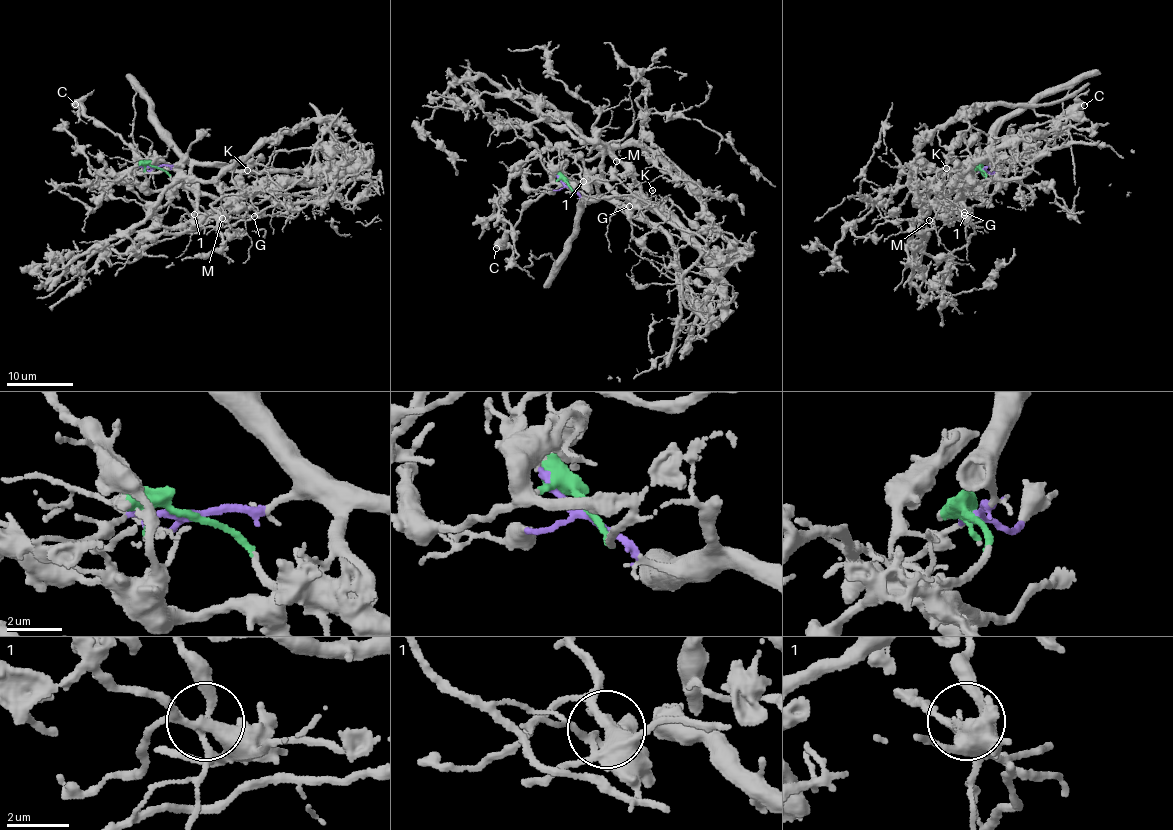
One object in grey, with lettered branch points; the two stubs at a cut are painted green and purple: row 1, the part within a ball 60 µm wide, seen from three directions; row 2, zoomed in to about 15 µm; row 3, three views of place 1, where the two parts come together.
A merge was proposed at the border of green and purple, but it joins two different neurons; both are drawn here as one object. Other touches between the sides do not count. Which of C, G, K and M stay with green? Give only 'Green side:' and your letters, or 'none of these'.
Green side: C, G, M

